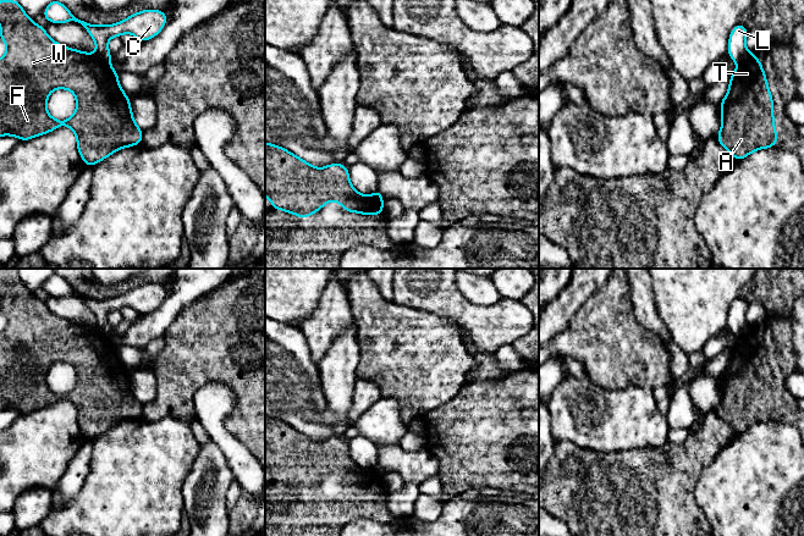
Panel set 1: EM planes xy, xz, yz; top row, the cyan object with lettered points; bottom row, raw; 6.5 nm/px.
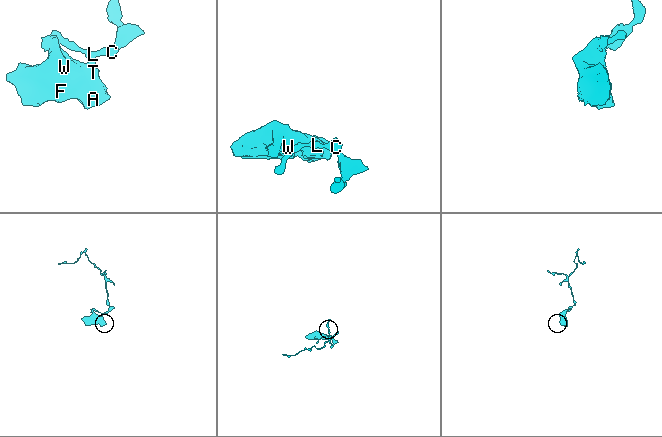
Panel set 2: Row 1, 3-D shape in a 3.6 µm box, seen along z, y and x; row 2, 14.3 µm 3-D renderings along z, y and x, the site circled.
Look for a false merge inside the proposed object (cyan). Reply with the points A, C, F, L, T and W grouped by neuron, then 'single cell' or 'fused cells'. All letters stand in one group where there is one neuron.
A F T W / C L | fused cells

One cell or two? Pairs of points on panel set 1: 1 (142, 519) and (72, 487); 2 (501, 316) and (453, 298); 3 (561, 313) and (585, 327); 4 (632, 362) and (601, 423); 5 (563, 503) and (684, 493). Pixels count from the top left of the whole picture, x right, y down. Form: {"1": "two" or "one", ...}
{"1": "two", "2": "one", "3": "two", "4": "two", "5": "one"}

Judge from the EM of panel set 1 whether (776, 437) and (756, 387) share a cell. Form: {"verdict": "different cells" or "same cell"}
{"verdict": "different cells"}

